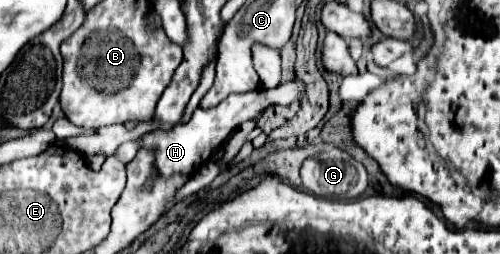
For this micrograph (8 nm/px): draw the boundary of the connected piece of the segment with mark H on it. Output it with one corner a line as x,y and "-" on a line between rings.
291,79
275,89
255,89
249,93
233,93
227,99
223,99
219,105
211,107
211,109
203,109
197,107
189,119
189,123
185,125
177,125
173,129
155,129
149,133
143,133
137,139
139,149
149,149
155,157
153,169
155,175
143,185
145,191
153,189
153,181
155,177
161,179
171,179
173,175
181,175
183,179
191,179
191,175
199,169
199,165
203,165
205,155
213,155
215,149
219,149
229,137
231,133
239,127
239,123
245,123
249,119
255,119
257,115
261,115
269,105
291,105
293,101
301,101
305,95
305,83
301,79

